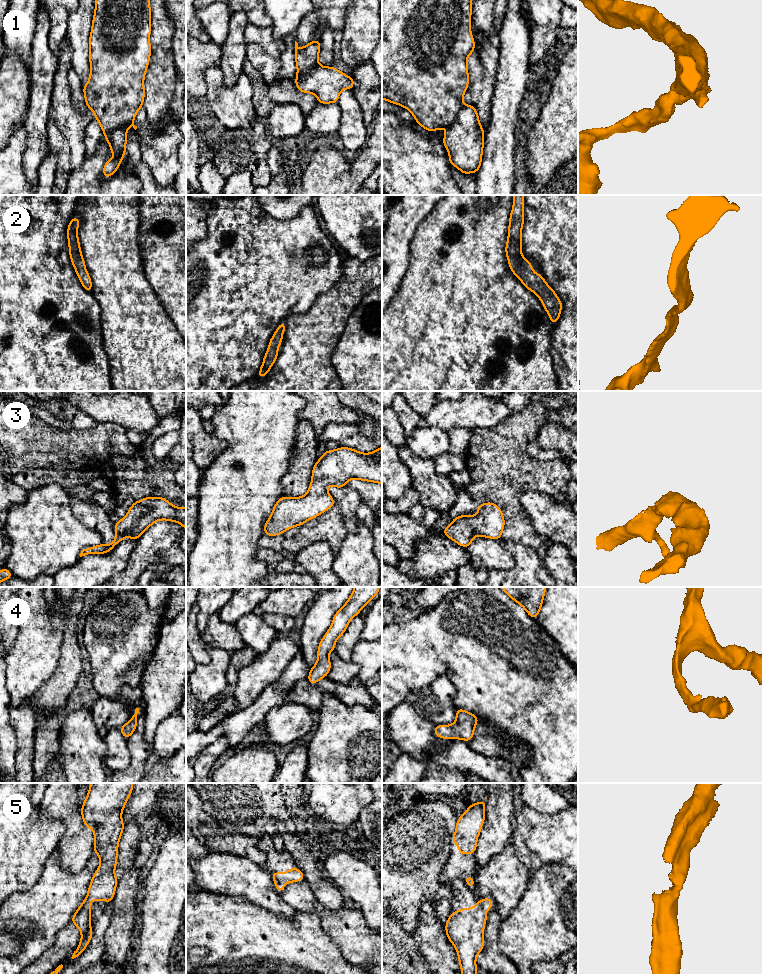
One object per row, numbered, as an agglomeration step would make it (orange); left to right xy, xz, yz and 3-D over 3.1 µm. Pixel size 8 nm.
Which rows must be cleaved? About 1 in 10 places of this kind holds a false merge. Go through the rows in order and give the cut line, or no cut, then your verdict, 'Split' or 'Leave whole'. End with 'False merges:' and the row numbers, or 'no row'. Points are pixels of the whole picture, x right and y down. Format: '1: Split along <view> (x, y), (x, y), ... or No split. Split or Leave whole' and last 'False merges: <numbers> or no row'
1: Split along xy (132, 122), (117, 127), (105, 135). Split
2: No split. Leave whole
3: No split. Leave whole
4: No split. Leave whole
5: No split. Leave whole
False merges: 1

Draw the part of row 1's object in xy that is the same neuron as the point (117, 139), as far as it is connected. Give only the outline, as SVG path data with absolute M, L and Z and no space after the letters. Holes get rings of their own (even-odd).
M133 123L117 128L105 135L104 139L109 143L111 153L116 158L108 159L103 167L104 178L111 177L122 163L123 156L126 154L127 128L132 126L135 130L137 126Z

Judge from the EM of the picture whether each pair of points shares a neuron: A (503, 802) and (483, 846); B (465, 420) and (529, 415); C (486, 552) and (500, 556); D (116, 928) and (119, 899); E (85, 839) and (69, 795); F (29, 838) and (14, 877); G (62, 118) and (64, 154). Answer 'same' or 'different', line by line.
A: same
B: different
C: same
D: same
E: same
F: same
G: different

